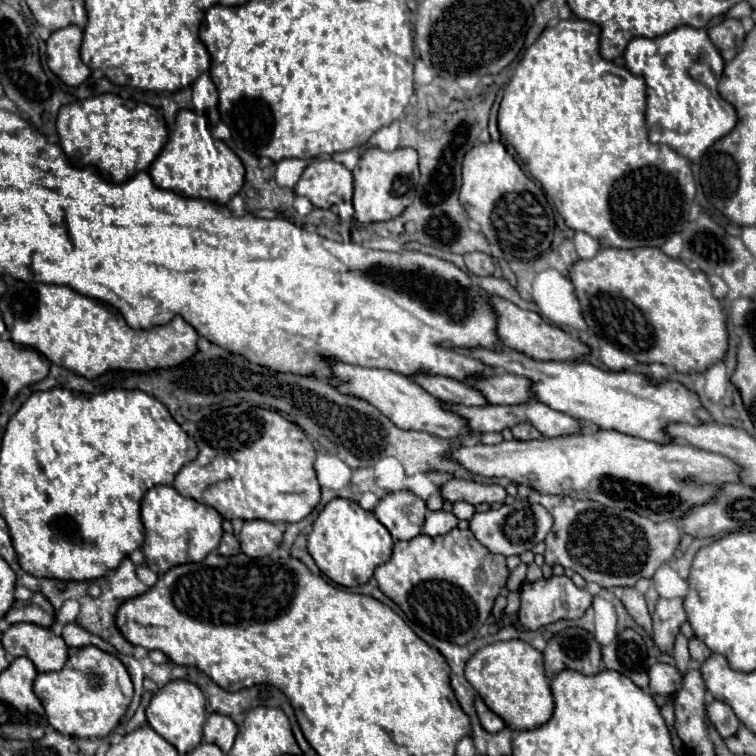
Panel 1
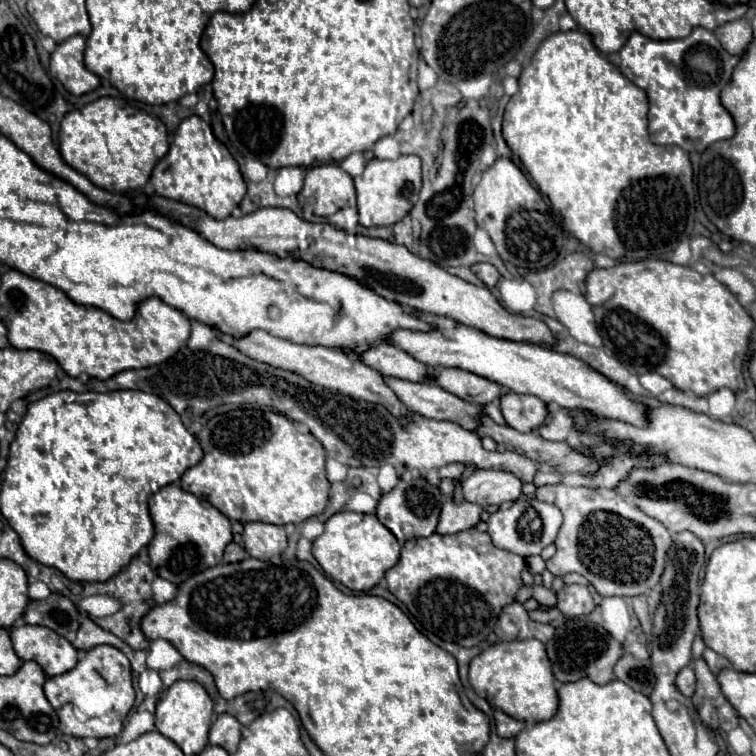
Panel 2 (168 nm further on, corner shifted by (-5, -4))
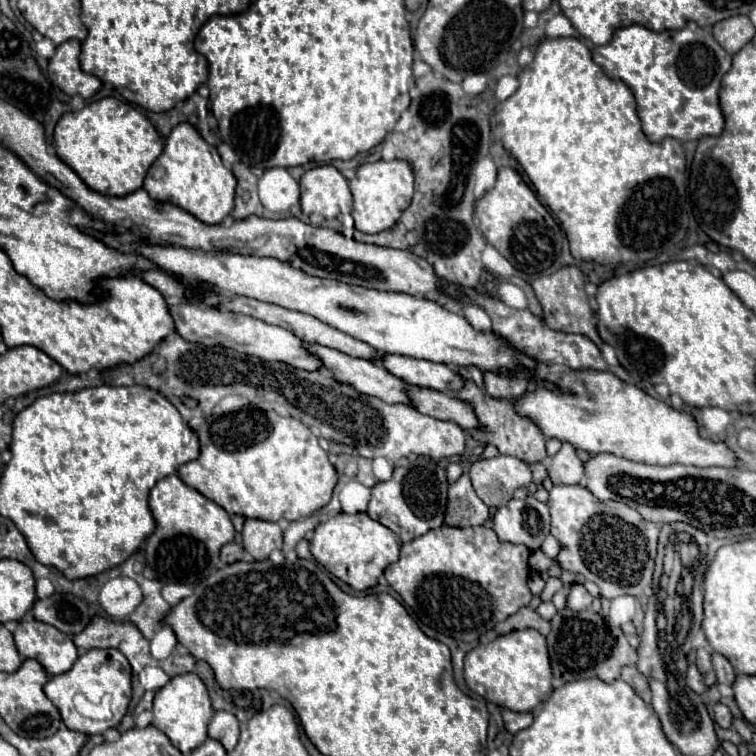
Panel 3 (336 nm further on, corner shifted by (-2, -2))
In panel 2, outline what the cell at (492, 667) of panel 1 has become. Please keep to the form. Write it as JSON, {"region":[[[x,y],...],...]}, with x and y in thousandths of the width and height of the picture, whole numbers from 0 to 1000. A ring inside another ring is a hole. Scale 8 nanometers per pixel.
{"region":[[[709,844],[659,849],[627,868],[622,876],[622,905],[635,923],[648,929],[651,937],[698,958],[728,952],[738,939],[738,918],[733,910],[728,873],[720,852]]]}

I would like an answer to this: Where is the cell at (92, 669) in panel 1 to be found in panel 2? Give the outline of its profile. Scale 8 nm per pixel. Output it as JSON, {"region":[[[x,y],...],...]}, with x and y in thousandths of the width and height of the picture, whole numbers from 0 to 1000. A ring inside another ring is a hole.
{"region":[[[127,854],[114,862],[103,878],[79,894],[69,894],[58,905],[63,929],[74,937],[82,968],[101,976],[143,976],[156,974],[167,944],[177,934],[175,886],[169,870],[151,854]]]}

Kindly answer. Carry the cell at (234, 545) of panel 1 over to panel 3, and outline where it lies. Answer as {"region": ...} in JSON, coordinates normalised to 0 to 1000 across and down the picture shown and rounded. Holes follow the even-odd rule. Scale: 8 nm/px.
{"region":[[[303,717],[303,720],[298,720],[298,722],[292,725],[292,743],[295,743],[295,746],[308,746],[308,743],[313,743],[313,741],[321,738],[321,730],[324,730],[324,728],[321,728],[316,720]]]}

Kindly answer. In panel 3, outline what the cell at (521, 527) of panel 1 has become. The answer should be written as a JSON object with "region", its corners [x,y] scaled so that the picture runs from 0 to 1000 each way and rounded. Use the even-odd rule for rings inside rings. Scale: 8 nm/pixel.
{"region":[[[697,656],[694,661],[673,661],[660,669],[652,683],[652,701],[663,717],[694,720],[700,728],[710,728],[726,706],[729,680],[726,669]]]}

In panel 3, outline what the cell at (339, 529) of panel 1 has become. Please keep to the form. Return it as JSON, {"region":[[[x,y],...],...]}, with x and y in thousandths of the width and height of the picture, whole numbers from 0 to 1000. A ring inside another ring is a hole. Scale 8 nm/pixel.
{"region":[[[451,677],[435,685],[433,690],[425,690],[417,698],[417,706],[419,709],[410,717],[410,729],[417,741],[425,749],[430,749],[440,762],[446,762],[451,770],[456,770],[470,780],[485,780],[496,775],[507,754],[515,746],[525,743],[528,738],[530,725],[528,712],[512,696],[504,696],[504,690],[491,688],[483,677],[478,680]]]}

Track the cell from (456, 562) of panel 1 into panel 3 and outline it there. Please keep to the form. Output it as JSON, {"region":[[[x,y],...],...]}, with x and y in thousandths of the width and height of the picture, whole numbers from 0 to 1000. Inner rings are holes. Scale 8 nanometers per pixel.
{"region":[[[581,696],[578,701],[567,701],[557,712],[538,717],[530,722],[530,735],[525,743],[515,746],[509,754],[509,765],[515,775],[533,791],[536,802],[565,828],[573,833],[597,841],[612,849],[628,849],[644,833],[649,833],[657,823],[681,812],[687,804],[697,802],[705,791],[697,767],[700,767],[700,725],[679,722],[660,717],[652,701],[639,696],[626,698],[597,698]]]}

